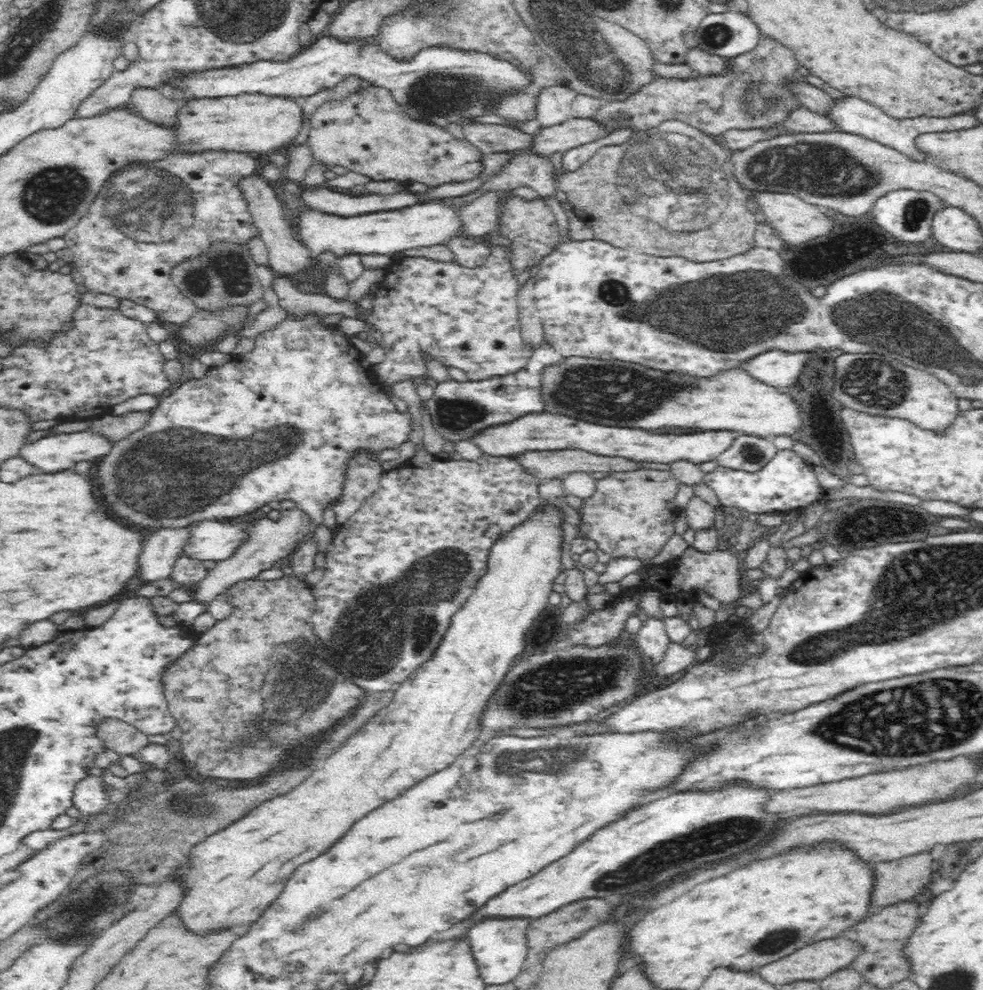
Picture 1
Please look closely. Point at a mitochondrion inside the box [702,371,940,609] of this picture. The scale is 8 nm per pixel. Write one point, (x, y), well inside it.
(889, 525)

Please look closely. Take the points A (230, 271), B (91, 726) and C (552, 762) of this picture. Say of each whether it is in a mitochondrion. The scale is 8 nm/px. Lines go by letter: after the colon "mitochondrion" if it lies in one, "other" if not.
A: mitochondrion
B: other
C: mitochondrion

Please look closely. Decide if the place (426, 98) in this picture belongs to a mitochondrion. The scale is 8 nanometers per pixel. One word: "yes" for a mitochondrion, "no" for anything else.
yes

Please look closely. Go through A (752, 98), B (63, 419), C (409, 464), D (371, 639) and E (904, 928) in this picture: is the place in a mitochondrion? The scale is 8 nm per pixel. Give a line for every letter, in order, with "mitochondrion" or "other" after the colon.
A: mitochondrion
B: other
C: other
D: mitochondrion
E: other

